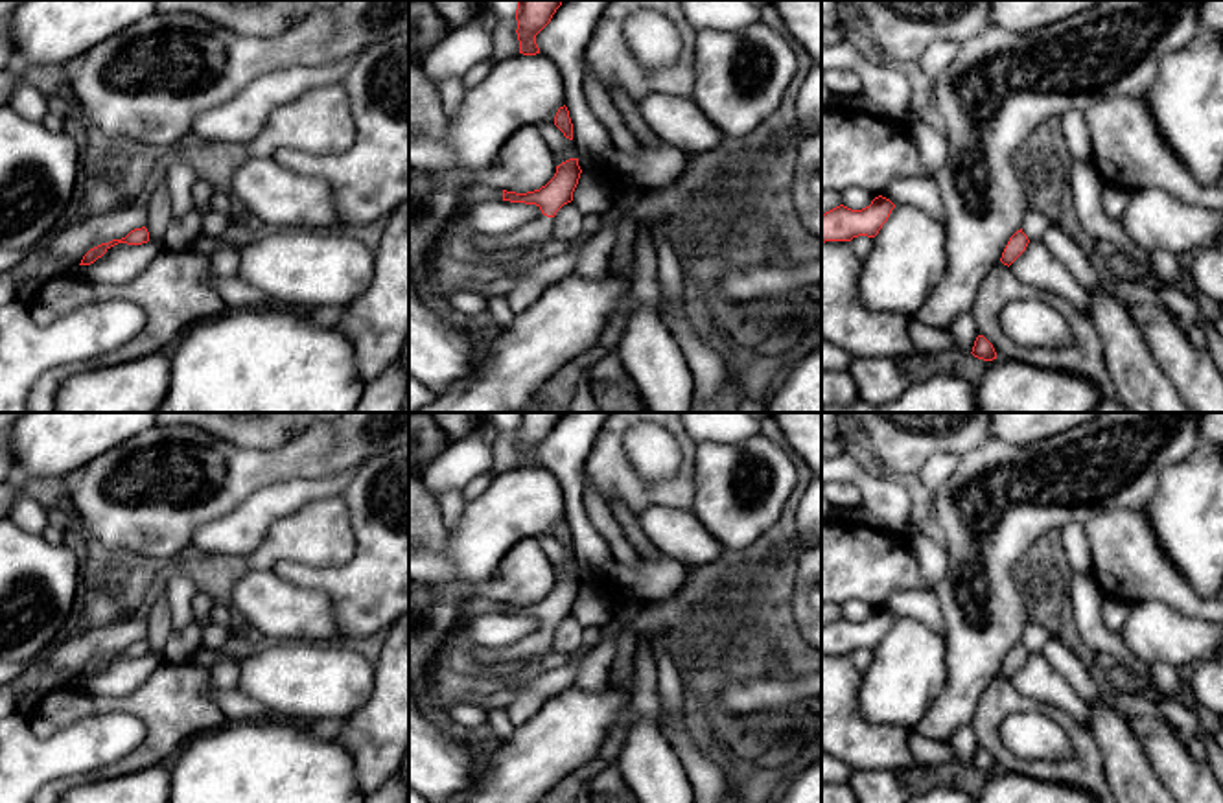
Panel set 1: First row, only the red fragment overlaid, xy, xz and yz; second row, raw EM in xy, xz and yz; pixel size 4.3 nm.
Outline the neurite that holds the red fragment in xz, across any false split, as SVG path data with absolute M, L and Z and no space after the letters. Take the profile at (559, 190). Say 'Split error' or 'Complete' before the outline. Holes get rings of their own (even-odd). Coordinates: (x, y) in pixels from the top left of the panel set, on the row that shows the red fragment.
Split error. M569 158L556 166L554 177L540 190L516 193L503 190L503 201L536 204L542 215L514 230L512 234L484 236L475 232L470 239L472 247L481 252L492 250L525 250L542 245L553 238L553 221L556 212L573 201L573 192L580 179L578 158Z

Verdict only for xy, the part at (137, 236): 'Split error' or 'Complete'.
Complete

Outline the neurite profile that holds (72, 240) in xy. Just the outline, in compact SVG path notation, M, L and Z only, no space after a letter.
M129 204L105 214L90 214L77 223L63 223L52 236L50 252L77 267L83 256L112 239L125 238L131 230L146 227L147 204Z

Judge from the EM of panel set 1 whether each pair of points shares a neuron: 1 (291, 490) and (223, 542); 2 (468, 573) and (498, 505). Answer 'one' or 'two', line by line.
1: one
2: one

